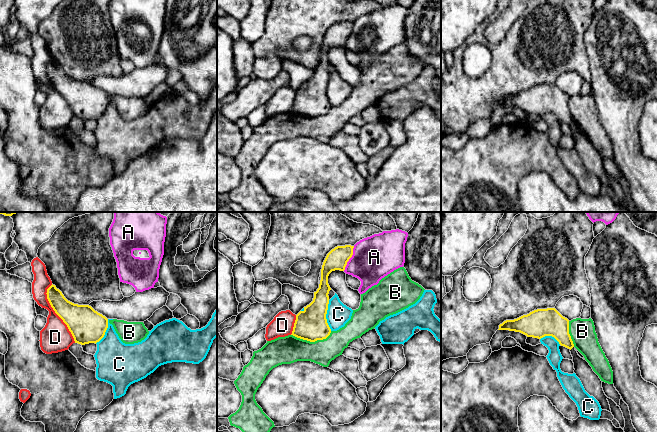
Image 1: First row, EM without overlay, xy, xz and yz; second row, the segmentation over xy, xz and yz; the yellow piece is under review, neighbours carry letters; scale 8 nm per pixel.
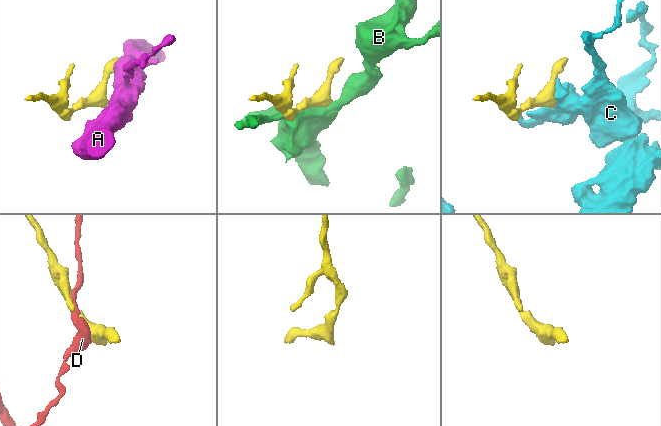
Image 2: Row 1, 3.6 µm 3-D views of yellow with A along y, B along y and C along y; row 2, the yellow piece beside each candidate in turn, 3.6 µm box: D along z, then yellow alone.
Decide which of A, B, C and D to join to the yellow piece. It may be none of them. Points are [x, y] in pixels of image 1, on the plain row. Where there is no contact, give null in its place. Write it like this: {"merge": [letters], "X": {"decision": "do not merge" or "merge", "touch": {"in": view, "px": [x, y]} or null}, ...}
{"merge": [], "A": {"decision": "do not merge", "touch": {"in": "xz", "px": [350, 33]}}, "B": {"decision": "do not merge", "touch": {"in": "xz", "px": [311, 117]}}, "C": {"decision": "do not merge", "touch": {"in": "xz", "px": [325, 91]}}, "D": {"decision": "do not merge", "touch": {"in": "xy", "px": [55, 88]}}}

